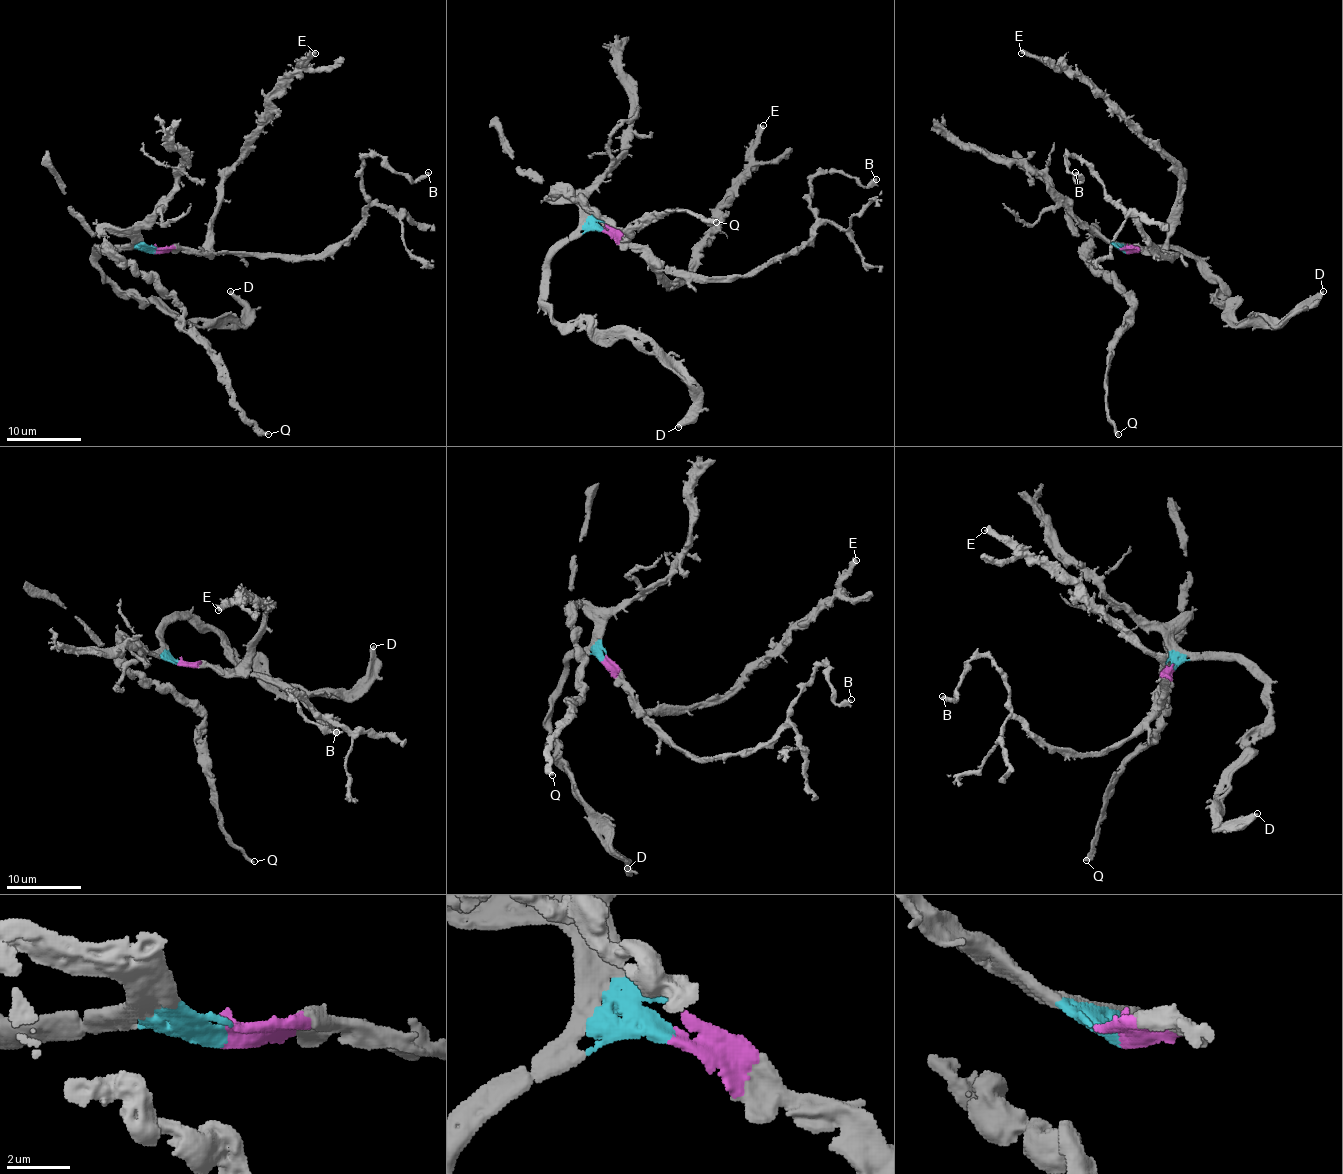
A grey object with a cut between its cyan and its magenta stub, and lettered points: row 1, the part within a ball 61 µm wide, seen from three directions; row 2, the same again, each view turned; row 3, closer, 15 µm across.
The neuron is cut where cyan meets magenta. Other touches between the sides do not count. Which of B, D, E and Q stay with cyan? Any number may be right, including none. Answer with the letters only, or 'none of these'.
D, Q

